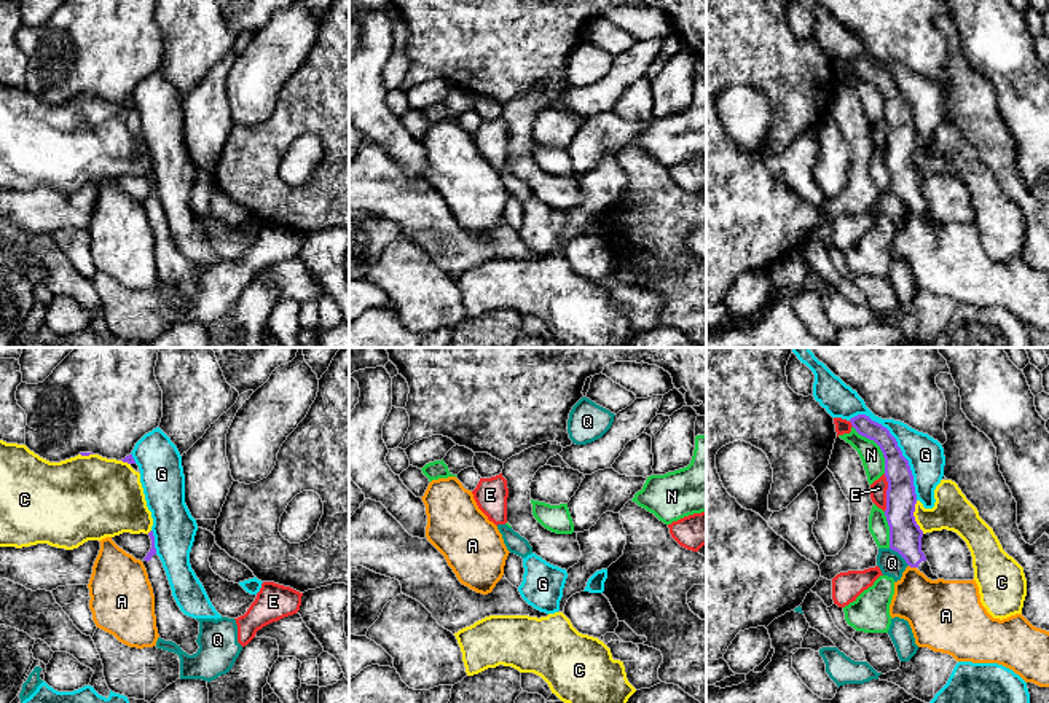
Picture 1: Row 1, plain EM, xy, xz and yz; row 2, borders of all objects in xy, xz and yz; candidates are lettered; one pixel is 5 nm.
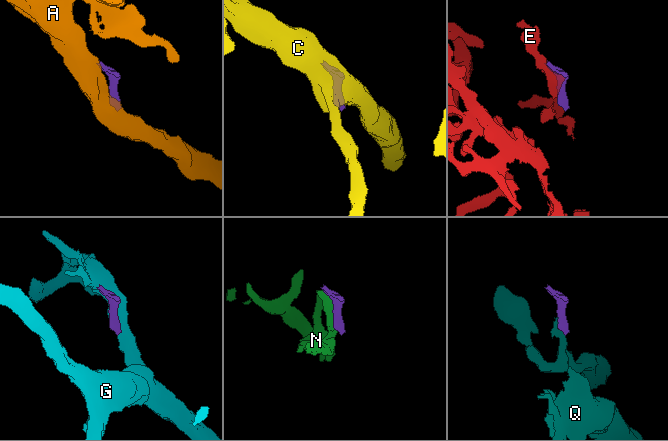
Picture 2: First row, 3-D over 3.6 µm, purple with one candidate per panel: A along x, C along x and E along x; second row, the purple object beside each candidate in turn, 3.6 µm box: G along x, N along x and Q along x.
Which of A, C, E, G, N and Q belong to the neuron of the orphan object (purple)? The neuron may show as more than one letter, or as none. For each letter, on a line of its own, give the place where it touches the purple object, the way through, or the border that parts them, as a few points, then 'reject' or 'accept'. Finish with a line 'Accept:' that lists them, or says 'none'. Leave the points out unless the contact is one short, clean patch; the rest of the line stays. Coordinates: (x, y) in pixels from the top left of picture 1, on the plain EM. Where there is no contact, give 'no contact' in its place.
A: meets purple in yz at (912, 209); border along yz (909, 208), (915, 211); reject
C: meets purple in yz at (914, 160); reject
E: meets purple in yz at (887, 136); reject
G: meets purple in yz at (898, 90); reject
N: meets purple in yz at (879, 88); reject
Q: meets purple in yz at (899, 196); border along yz (890, 190), (909, 208); reject
Accept: none

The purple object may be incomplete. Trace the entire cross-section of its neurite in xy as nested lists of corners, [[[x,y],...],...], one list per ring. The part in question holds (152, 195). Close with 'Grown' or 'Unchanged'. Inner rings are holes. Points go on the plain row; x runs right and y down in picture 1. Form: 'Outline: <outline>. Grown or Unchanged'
Outline: [[[150,174],[148,179],[151,182],[151,191],[142,206],[147,212],[155,238],[158,277],[161,282],[172,284],[183,295],[193,298],[199,292],[196,285],[199,277],[199,265],[185,258],[177,249],[163,206],[156,198],[153,174]]]. Grown

